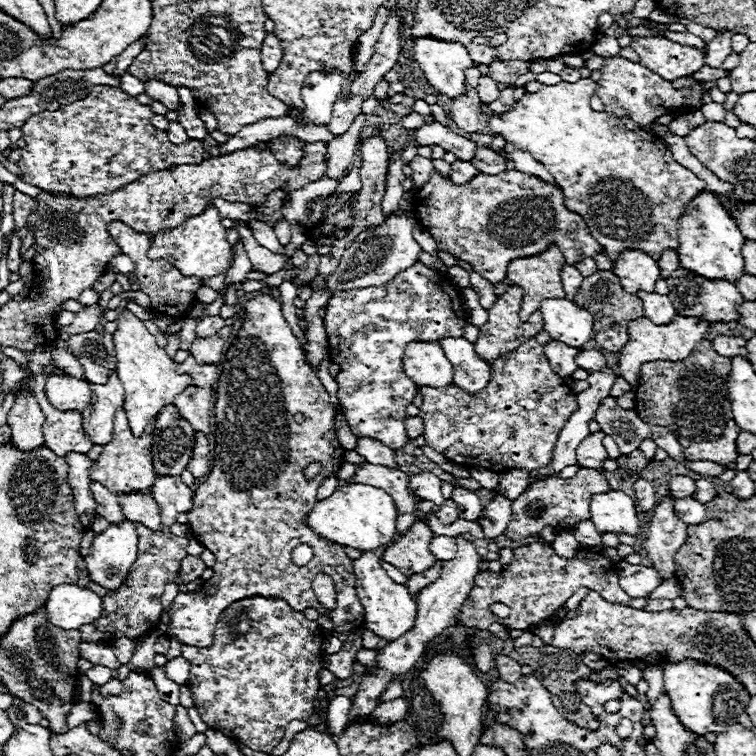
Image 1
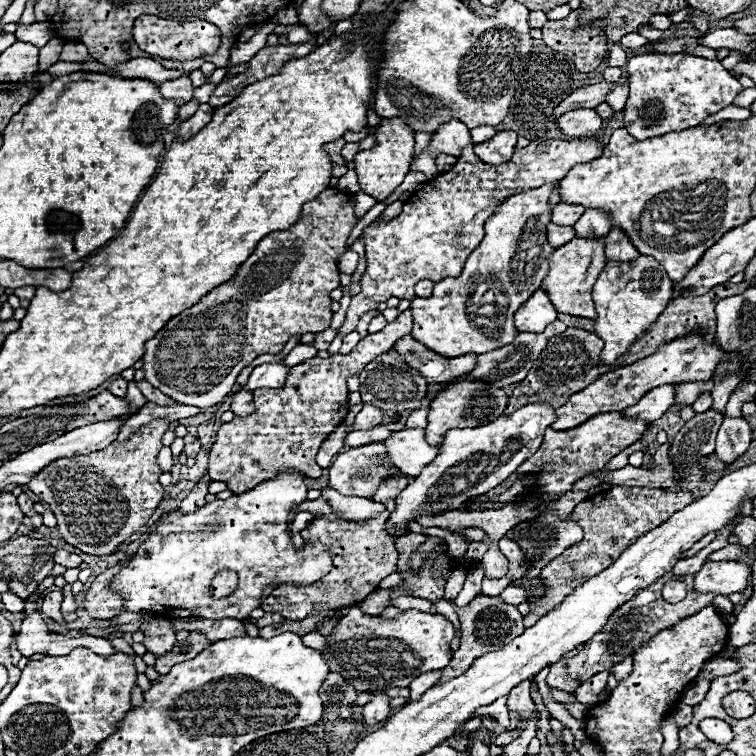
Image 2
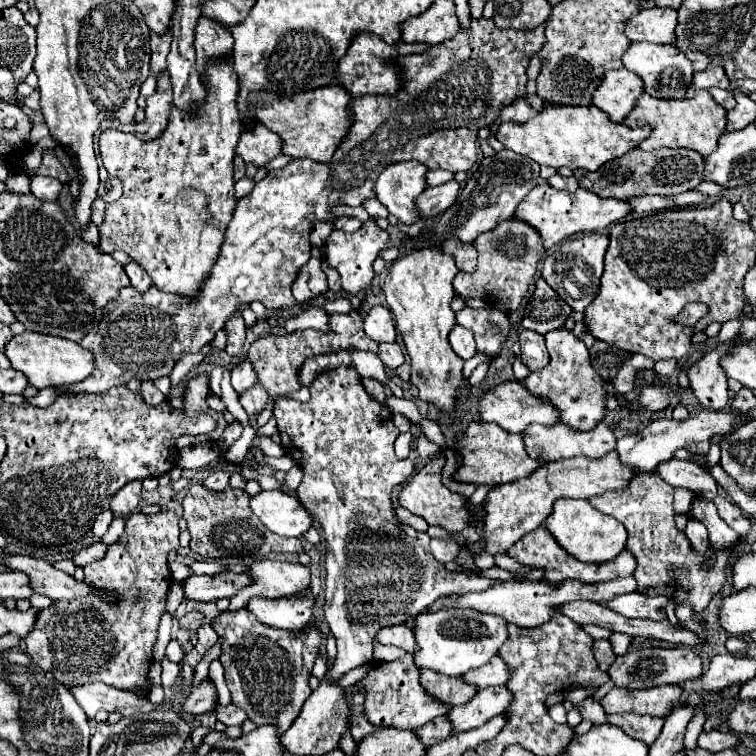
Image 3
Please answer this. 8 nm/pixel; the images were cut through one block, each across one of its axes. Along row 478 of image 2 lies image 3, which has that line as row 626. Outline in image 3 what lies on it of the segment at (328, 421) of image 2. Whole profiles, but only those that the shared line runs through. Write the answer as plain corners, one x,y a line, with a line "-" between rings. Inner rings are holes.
246,608
234,612
222,612
218,618
212,620
212,628
222,636
220,662
224,664
226,670
226,682
232,692
232,704
242,708
256,726
274,724
276,732
284,734
284,730
288,730
288,726
292,726
292,722
298,718
306,698
312,694
308,680
310,680
310,670
314,666
314,660
318,656
320,630
314,628
310,632
306,630
286,632
286,630
262,626

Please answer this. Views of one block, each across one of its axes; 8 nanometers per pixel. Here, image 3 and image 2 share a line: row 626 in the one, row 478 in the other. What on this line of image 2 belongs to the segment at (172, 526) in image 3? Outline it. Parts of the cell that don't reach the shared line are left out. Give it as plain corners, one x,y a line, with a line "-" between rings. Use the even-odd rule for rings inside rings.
156,418
146,426
142,426
124,442
114,442
108,448
102,448
100,452
92,452
88,456
58,458
30,480
28,488
40,500
44,500
50,506
50,510
56,514
58,530
68,544
82,550
84,554
108,556
118,548
118,544
122,544
128,536
132,536
138,528
142,528
150,520
150,516
154,514
154,510
158,508
164,496
164,488
158,482
162,470
156,464
156,456
162,448
160,438
168,430
168,426
170,426
168,420

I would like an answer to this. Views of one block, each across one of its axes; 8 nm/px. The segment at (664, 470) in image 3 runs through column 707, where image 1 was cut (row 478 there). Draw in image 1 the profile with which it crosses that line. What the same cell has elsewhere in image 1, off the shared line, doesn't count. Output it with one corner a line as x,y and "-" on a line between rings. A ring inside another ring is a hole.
472,468
470,476
483,488
495,489
498,486
500,475
497,472
486,472
486,468

